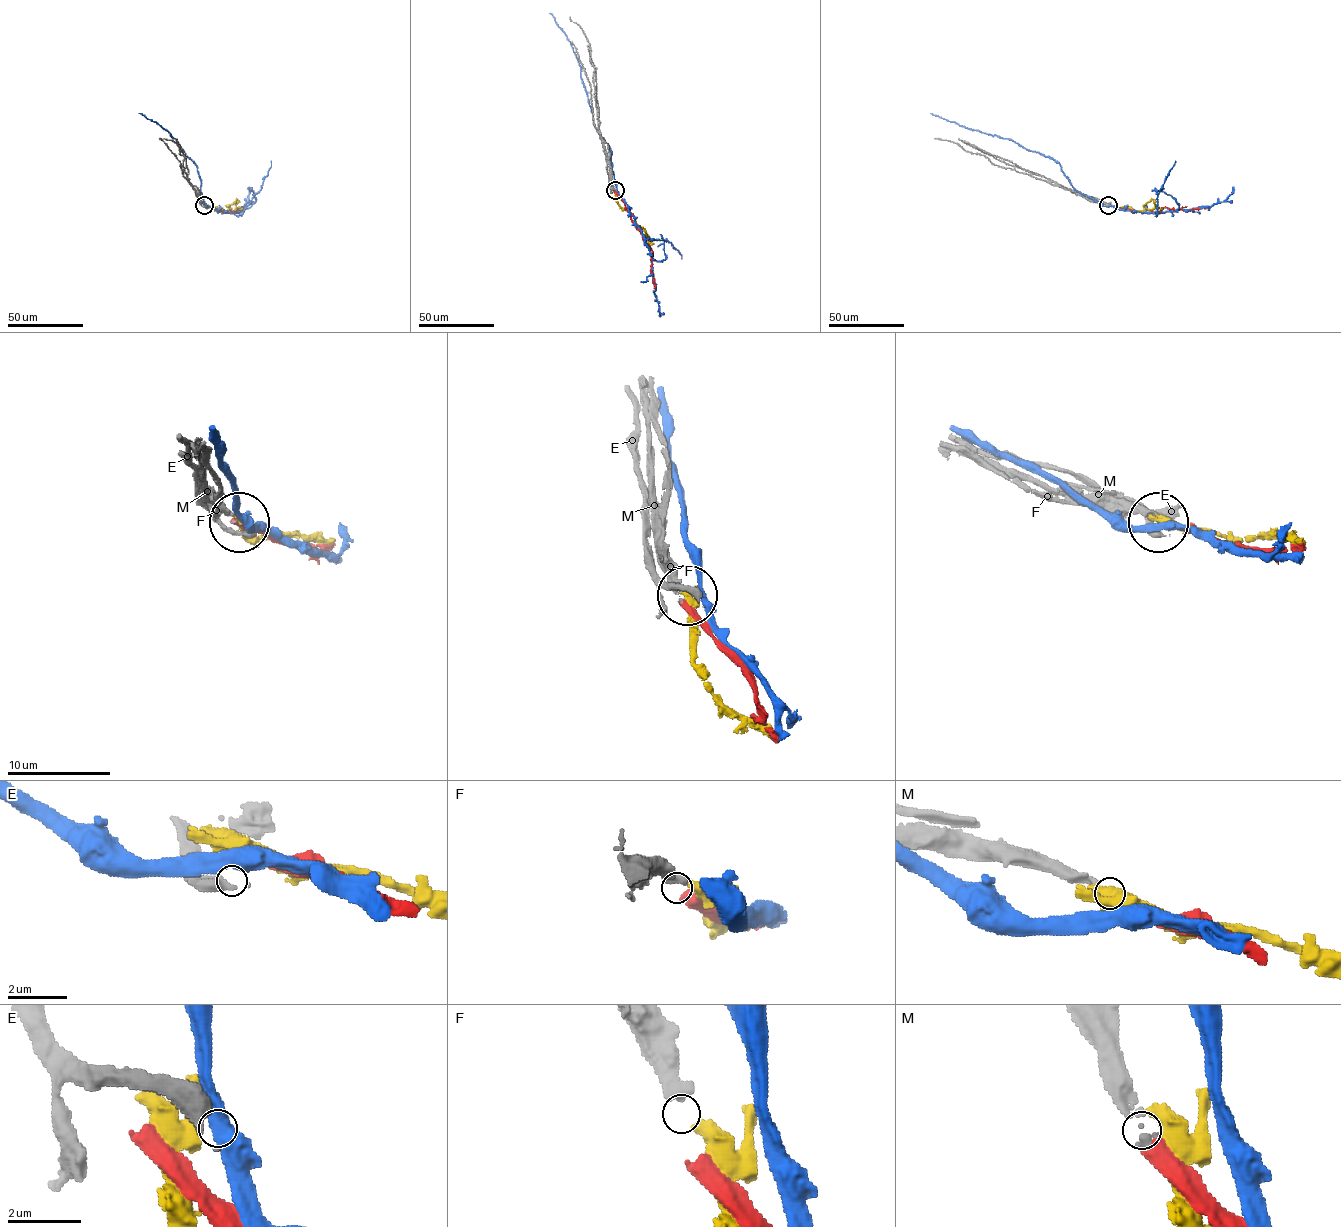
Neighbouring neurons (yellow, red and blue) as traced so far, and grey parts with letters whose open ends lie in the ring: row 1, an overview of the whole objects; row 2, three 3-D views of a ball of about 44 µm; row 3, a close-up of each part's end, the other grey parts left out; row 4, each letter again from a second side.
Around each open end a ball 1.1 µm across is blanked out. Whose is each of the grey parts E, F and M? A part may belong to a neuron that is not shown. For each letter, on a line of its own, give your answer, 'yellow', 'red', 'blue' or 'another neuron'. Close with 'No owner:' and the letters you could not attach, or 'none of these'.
E: another neuron
F: yellow
M: red
No owner: E

